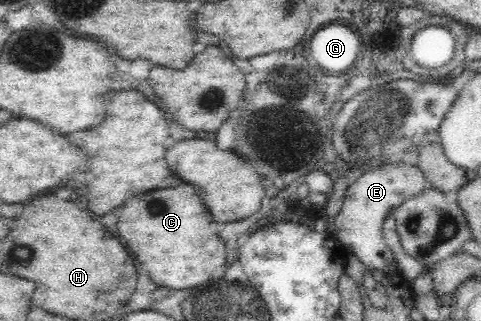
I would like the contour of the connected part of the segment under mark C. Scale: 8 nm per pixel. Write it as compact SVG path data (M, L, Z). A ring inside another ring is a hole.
M191 185L153 189L135 195L119 207L119 221L117 221L117 229L121 237L127 241L135 259L139 259L147 267L149 277L157 285L171 289L197 287L203 281L207 281L217 267L225 265L225 243L221 243L221 239L211 233L209 225L211 225L211 213L207 211L207 207L203 205L203 201L199 199L197 191Z

